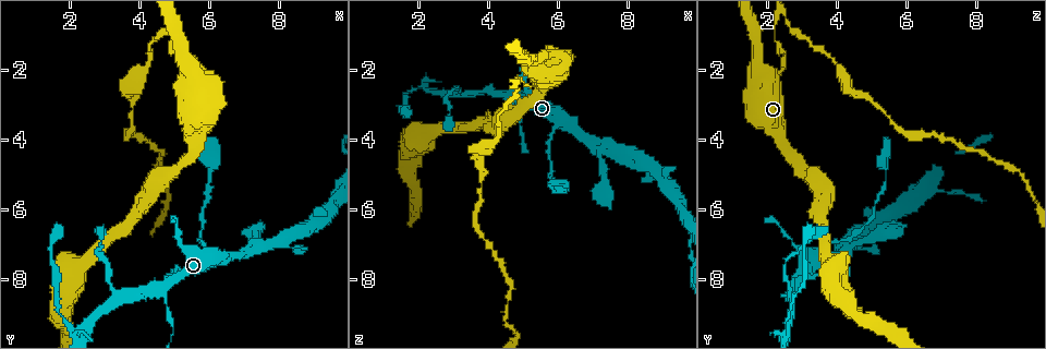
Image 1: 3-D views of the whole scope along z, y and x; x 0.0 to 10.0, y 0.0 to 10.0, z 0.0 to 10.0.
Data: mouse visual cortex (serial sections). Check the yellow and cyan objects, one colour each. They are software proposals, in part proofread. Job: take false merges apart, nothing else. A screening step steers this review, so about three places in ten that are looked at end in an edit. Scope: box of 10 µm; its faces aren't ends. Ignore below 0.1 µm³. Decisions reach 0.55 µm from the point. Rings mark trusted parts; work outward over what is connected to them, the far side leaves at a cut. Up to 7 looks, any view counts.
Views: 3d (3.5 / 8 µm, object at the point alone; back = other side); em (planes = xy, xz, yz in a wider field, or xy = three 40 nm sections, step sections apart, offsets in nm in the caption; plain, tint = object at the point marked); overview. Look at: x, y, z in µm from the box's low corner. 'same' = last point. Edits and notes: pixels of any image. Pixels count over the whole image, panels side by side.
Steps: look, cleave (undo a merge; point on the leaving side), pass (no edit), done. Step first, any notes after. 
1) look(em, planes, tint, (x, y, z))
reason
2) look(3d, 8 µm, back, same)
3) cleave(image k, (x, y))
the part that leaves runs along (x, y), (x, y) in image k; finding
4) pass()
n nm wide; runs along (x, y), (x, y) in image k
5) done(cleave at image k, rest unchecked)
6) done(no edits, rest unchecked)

look(3d, 3.5 µm, (4.65, 8.25, 2.70))
thin neck

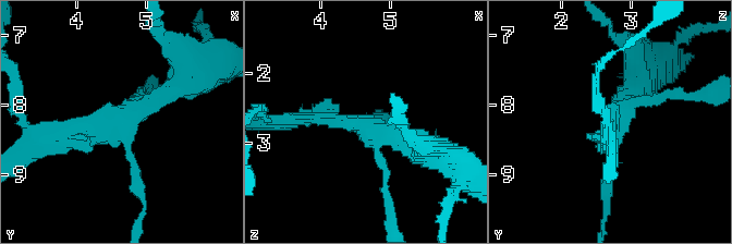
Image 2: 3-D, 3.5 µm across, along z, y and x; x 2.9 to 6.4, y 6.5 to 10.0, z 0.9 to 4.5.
look(em, xy, step 5, tint, (4.55, 8.30, 2.70))
3 arms; arms of 150, 250, 250 nm

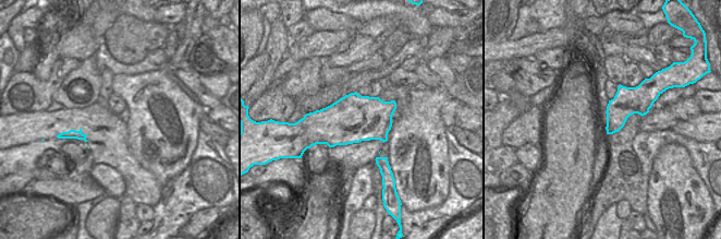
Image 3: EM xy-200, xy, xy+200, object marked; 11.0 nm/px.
look(em, xy, step 2, tint, same)
cut it another way

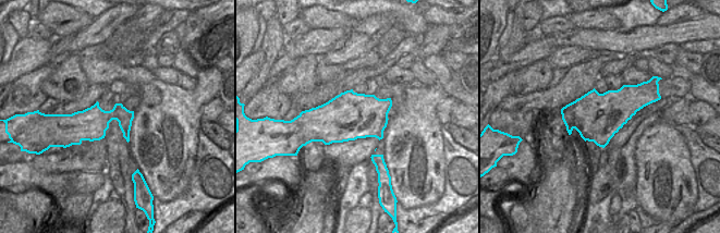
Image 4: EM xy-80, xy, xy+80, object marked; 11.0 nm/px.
pass()
continuous, no second cell

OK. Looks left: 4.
look(3d, 3.5 µm, (5.85, 6.95, 3.95))
sudden change in width

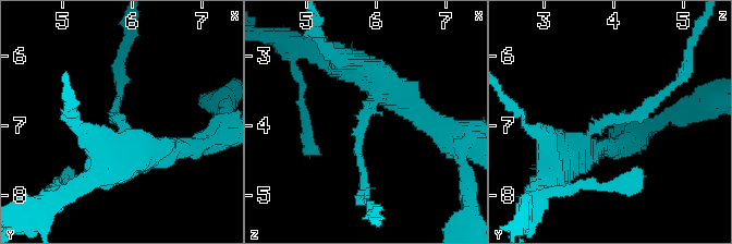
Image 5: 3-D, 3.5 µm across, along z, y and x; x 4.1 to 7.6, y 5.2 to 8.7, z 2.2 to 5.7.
look(em, xy, step 1, tint, (5.85, 6.95, 3.95))
arms of 150, 450 nm

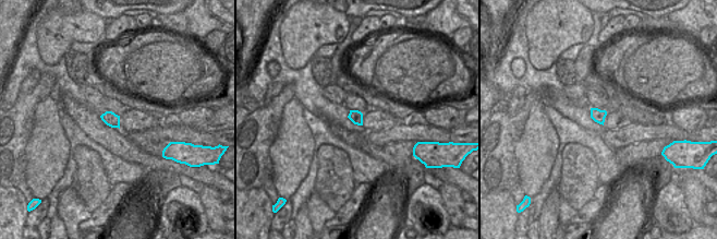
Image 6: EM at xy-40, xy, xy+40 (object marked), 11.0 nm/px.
pass()
runs along (561, 157), (668, 90) in image 5; continuous, no second cell

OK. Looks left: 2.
done(no edits, rest unchecked)

